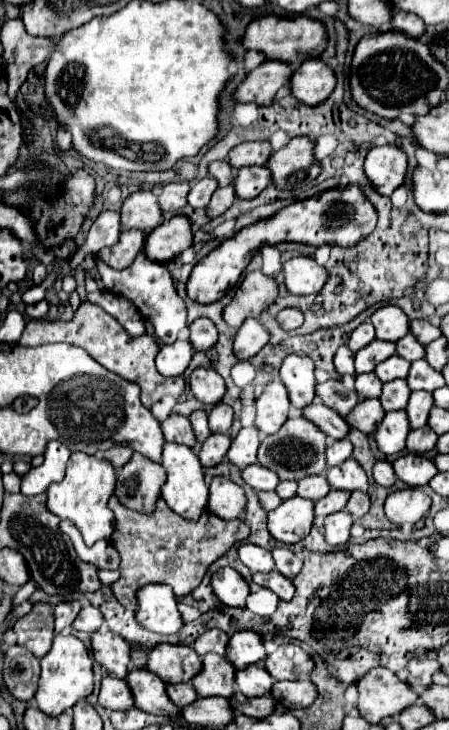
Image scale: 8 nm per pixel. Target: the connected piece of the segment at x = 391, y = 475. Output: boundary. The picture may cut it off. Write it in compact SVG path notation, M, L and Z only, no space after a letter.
M377 461L373 465L373 479L375 479L375 483L379 483L383 487L391 487L397 481L395 471L393 471L391 463L387 463L387 461Z

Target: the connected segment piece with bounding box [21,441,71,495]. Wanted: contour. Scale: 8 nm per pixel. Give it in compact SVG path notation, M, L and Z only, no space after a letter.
M51 441L45 449L43 465L31 469L27 475L21 477L21 493L23 495L45 493L51 483L61 481L65 477L65 465L70 456L71 451L63 443Z

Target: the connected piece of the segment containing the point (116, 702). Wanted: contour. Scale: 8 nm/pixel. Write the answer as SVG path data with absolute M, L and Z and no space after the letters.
M103 677L101 691L99 691L99 705L111 711L125 711L133 707L133 695L123 679L117 677Z

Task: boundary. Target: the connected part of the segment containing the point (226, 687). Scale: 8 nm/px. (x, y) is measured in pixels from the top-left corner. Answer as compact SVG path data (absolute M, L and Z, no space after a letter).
M209 653L205 655L203 667L191 679L191 683L199 697L211 697L211 695L229 697L233 695L233 683L235 683L233 675L235 675L235 669L225 657L217 653Z

